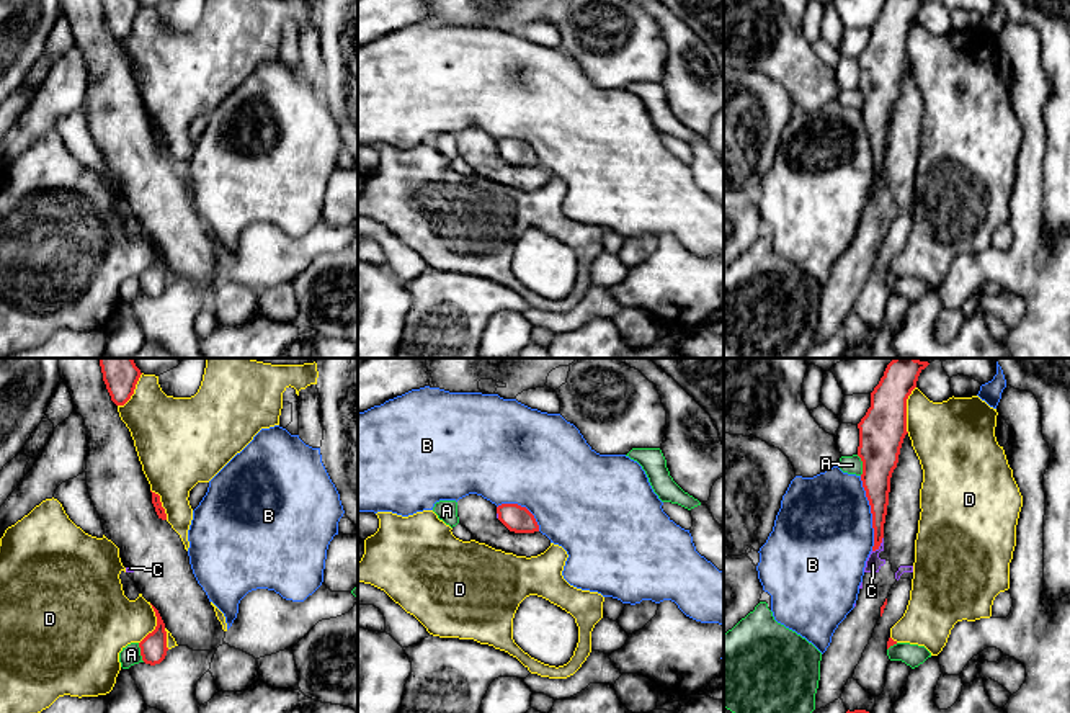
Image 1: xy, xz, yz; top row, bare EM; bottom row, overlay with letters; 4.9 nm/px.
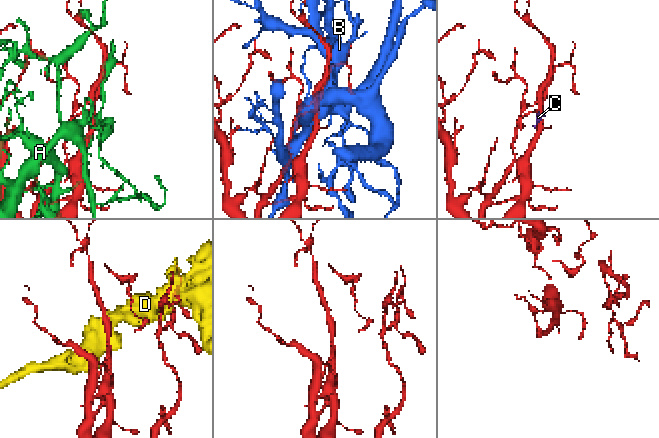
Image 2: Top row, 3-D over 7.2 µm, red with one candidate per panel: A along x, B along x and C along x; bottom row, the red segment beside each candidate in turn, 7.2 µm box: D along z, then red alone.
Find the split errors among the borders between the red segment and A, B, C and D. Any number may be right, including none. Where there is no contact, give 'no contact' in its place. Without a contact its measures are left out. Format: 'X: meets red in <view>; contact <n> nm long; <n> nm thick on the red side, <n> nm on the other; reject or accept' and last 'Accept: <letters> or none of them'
A: meets red in yz; contact 110 nm long; 220 nm thick on the red side, 90 nm on the other; reject
B: meets red in yz; contact 380 nm long; 160 nm thick on the red side, 480 nm on the other; reject
C: meets red in yz; contact 90 nm long; 110 nm thick on the red side, 80 nm on the other; reject
D: meets red in yz; contact 240 nm long; 220 nm thick on the red side, 360 nm on the other; reject
Accept: none of them

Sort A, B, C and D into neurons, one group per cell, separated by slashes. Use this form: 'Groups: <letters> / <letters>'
Groups: A / B / C / D

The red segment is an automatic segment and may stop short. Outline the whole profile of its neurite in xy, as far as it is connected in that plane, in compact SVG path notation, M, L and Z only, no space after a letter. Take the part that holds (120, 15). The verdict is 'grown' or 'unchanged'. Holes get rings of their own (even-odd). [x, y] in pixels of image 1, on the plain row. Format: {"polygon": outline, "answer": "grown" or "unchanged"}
{"polygon": "M101 0L101 7L116 39L124 39L131 33L142 8L137 0Z", "answer": "unchanged"}

